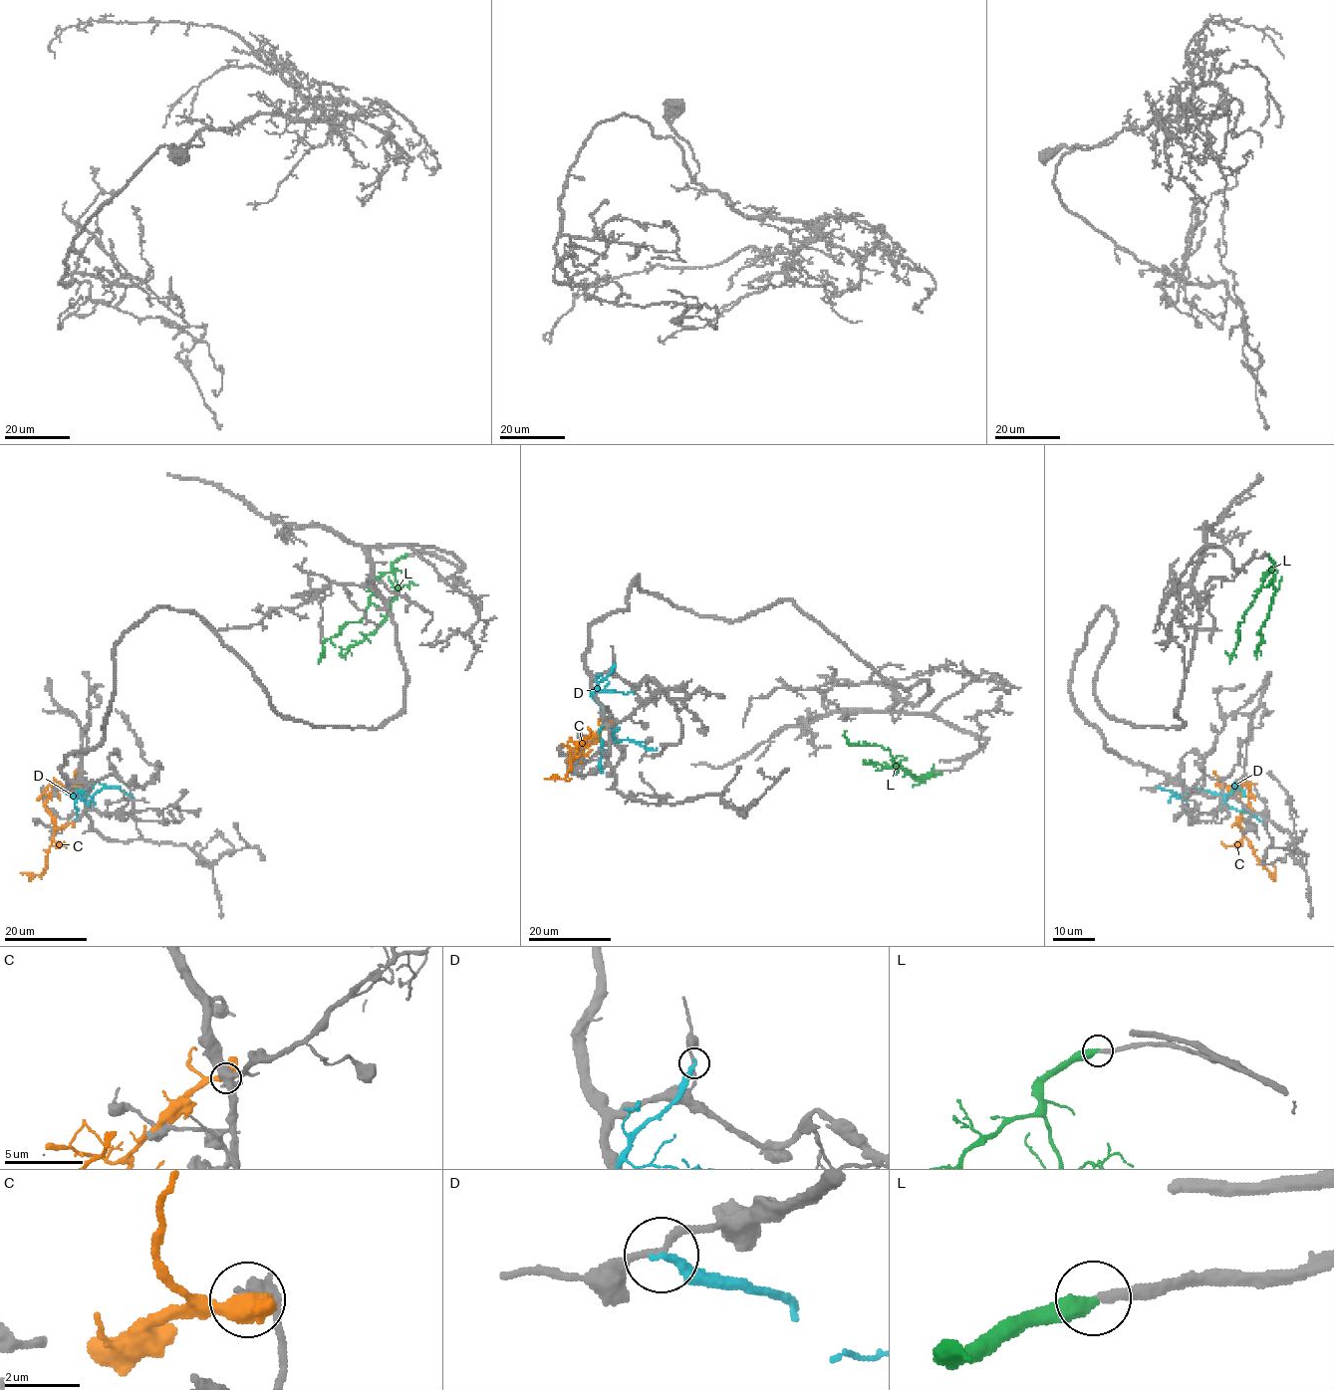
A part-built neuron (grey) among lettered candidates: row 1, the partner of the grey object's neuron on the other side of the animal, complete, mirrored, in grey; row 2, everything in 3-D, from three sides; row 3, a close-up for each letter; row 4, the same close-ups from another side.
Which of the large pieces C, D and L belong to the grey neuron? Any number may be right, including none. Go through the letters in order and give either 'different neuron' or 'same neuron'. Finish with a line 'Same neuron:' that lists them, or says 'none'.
C: different neuron
D: different neuron
L: same neuron
Same neuron: L

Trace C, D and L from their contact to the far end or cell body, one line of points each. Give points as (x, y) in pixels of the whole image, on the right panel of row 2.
C: (1221, 784), (1233, 790), (1242, 782), (1250, 784), (1247, 804), (1240, 817), (1242, 835), (1256, 858), (1272, 872)
D: (1158, 786), (1178, 795), (1200, 788), (1229, 794), (1236, 786), (1234, 782), (1243, 792), (1242, 797)
L: (1267, 556), (1273, 569), (1238, 622), (1239, 639), (1233, 652), (1230, 656), (1226, 650)

